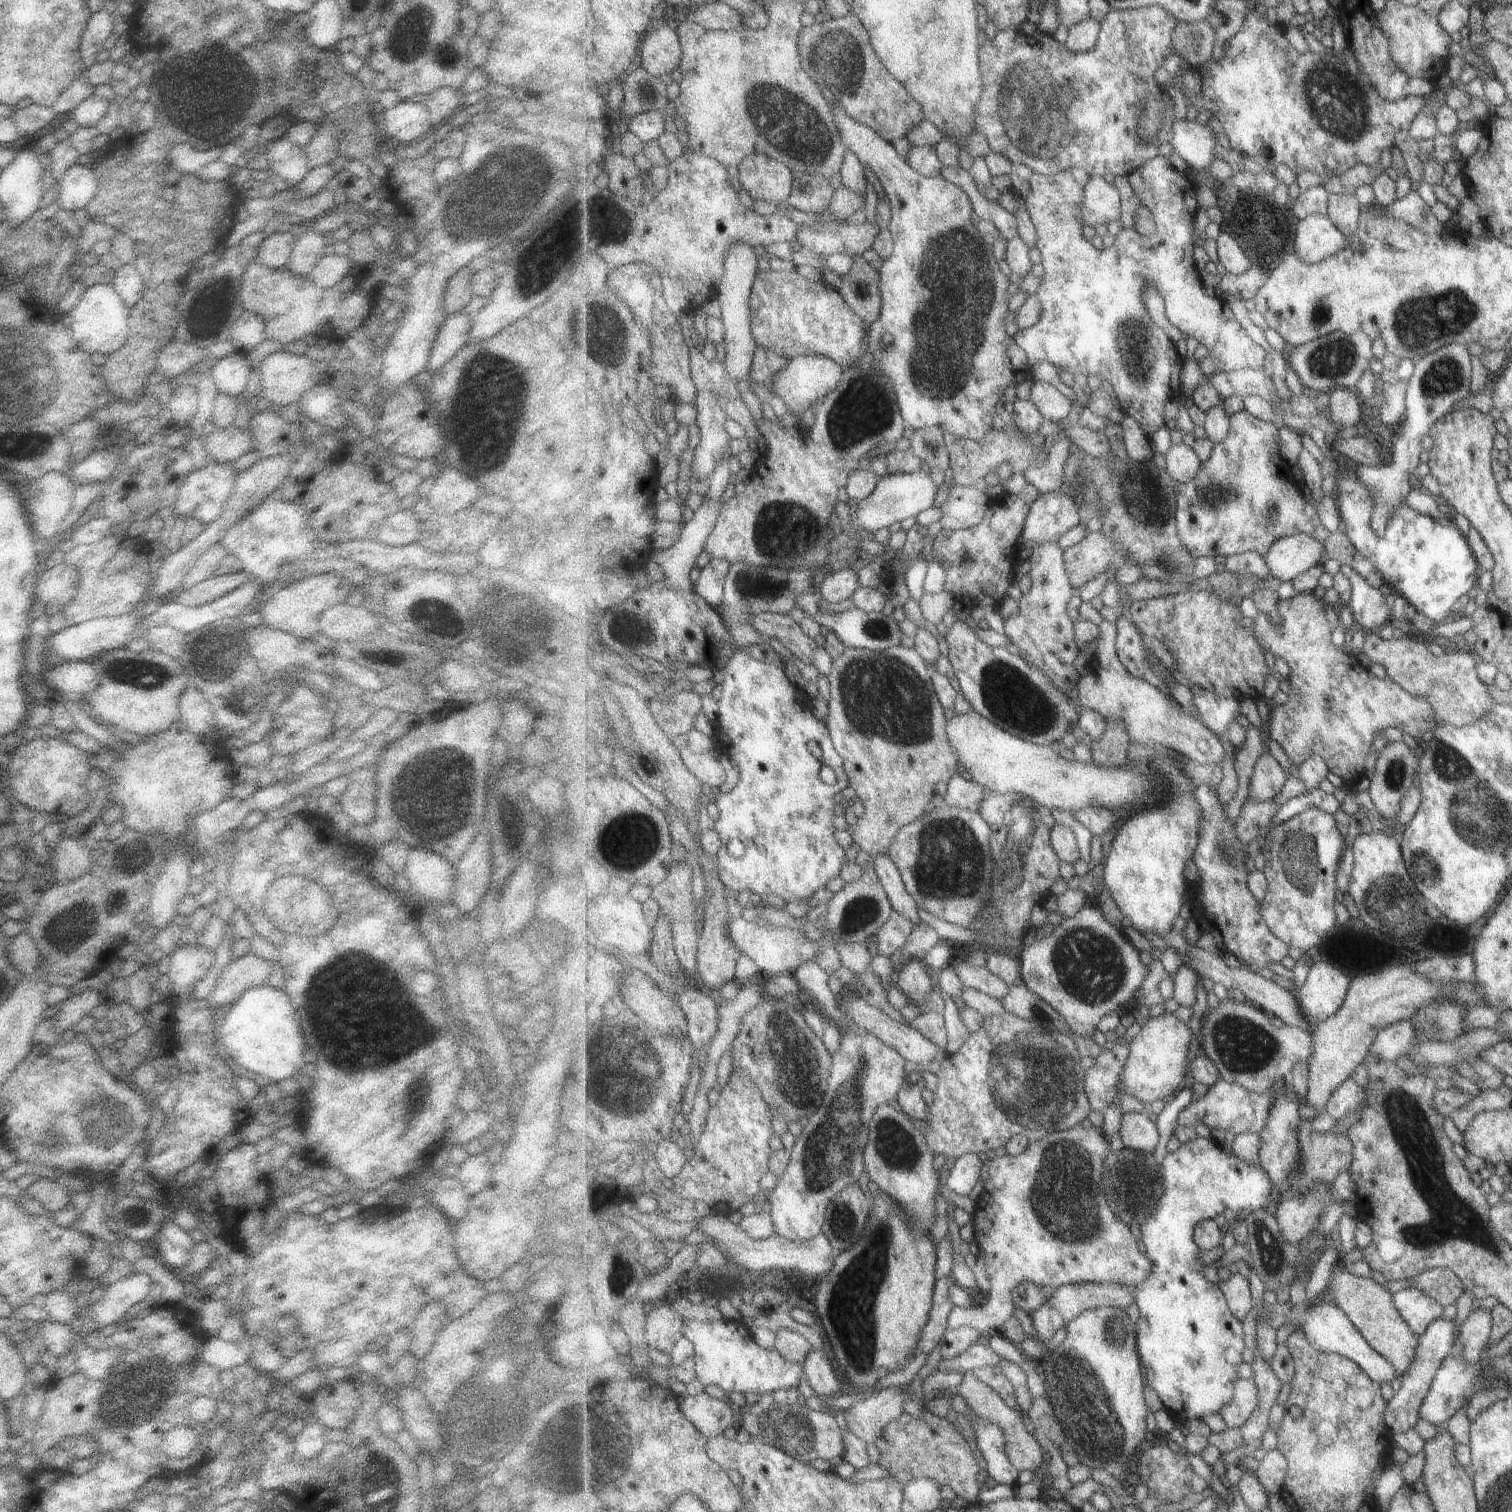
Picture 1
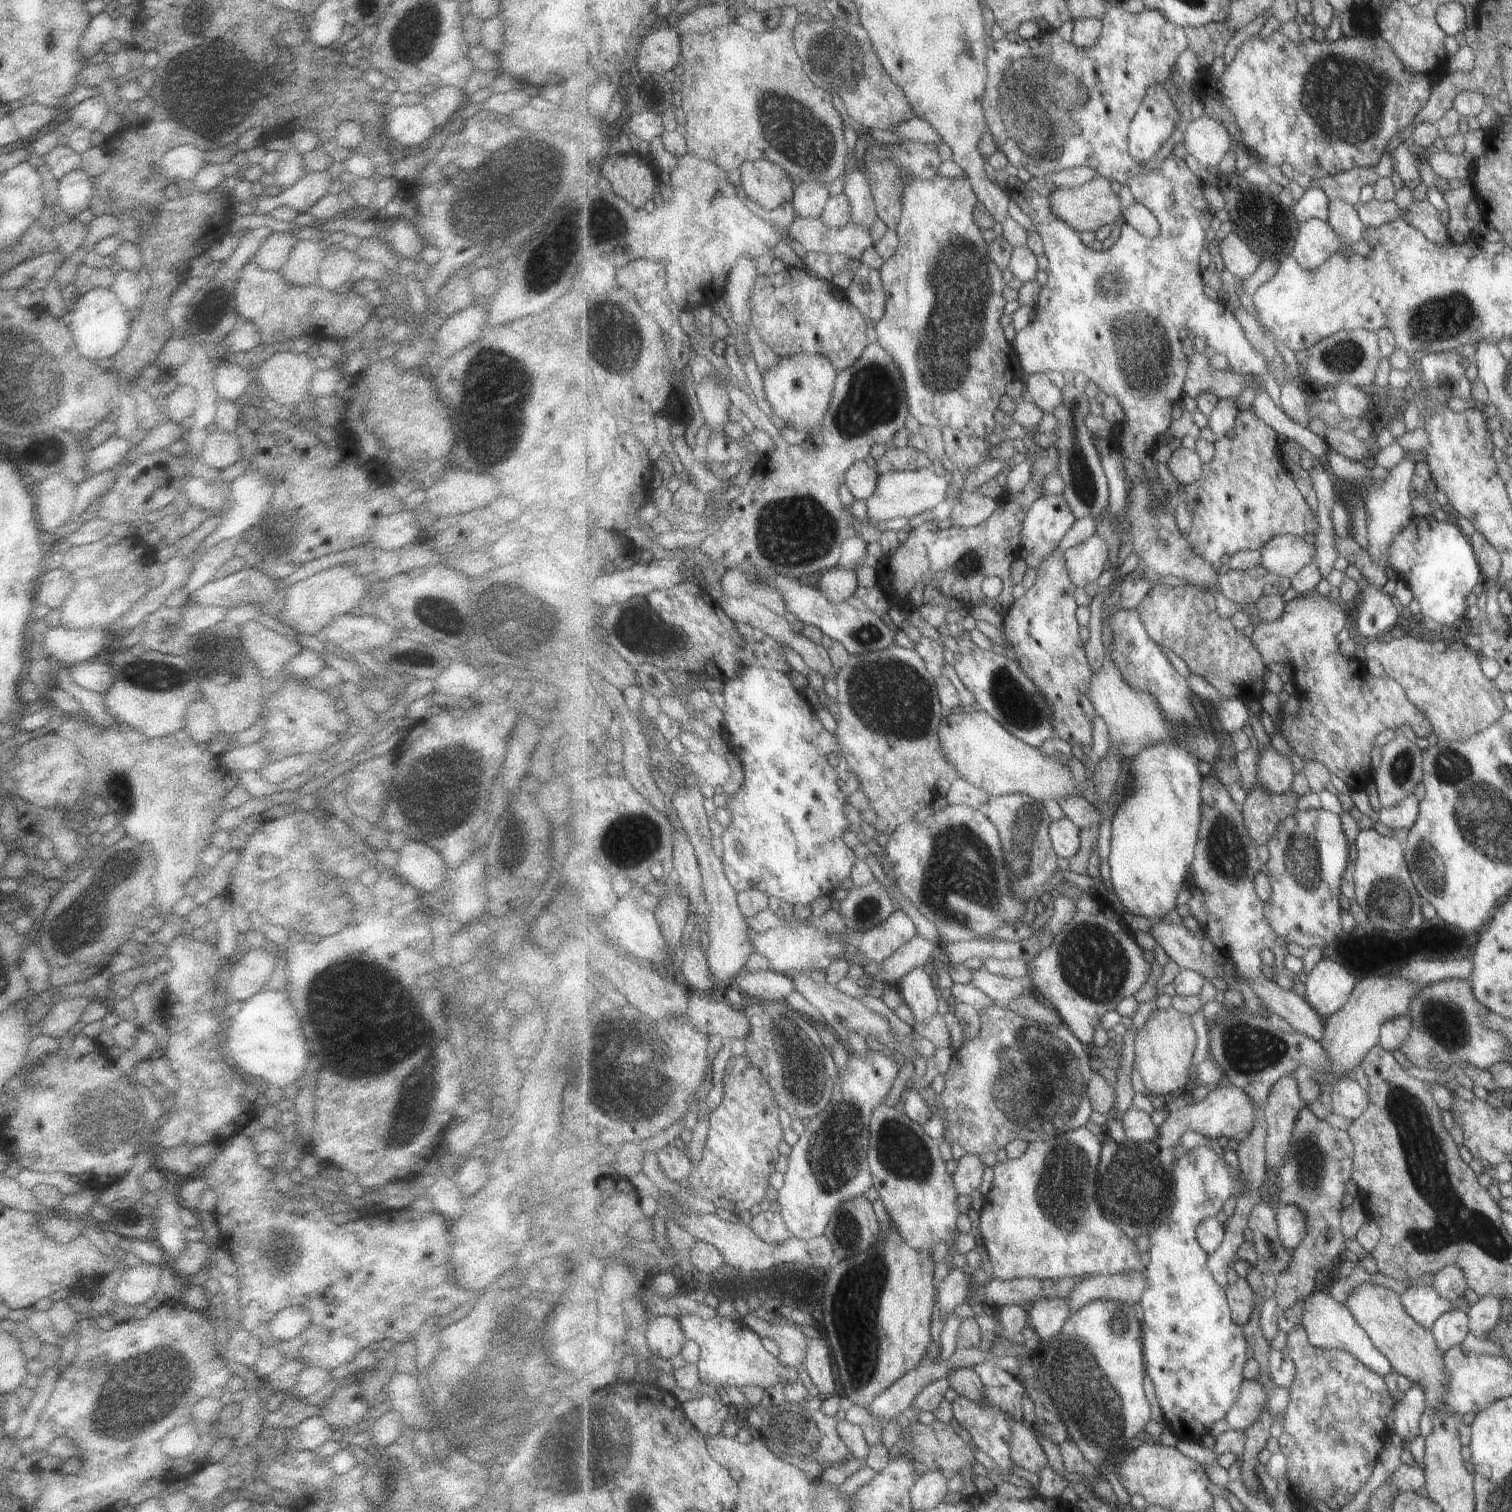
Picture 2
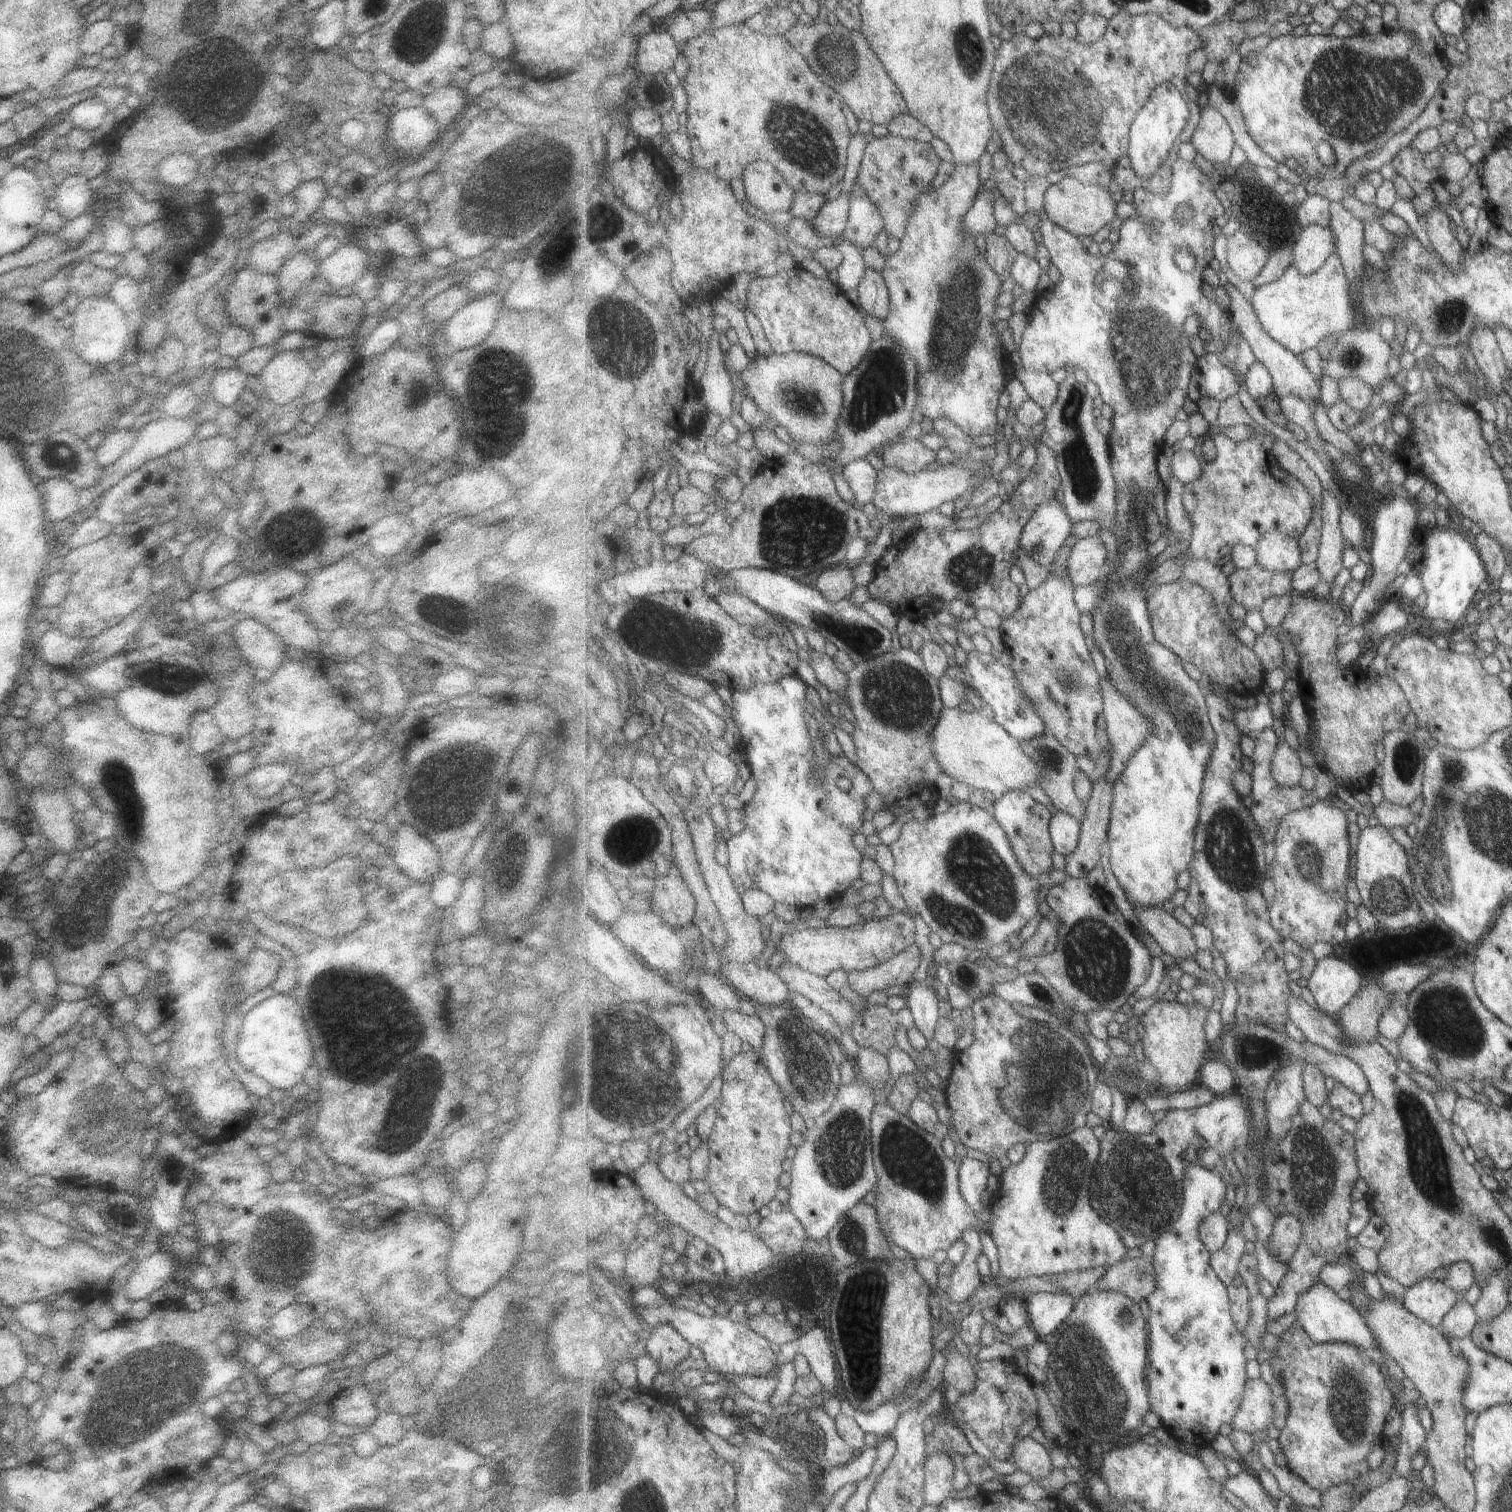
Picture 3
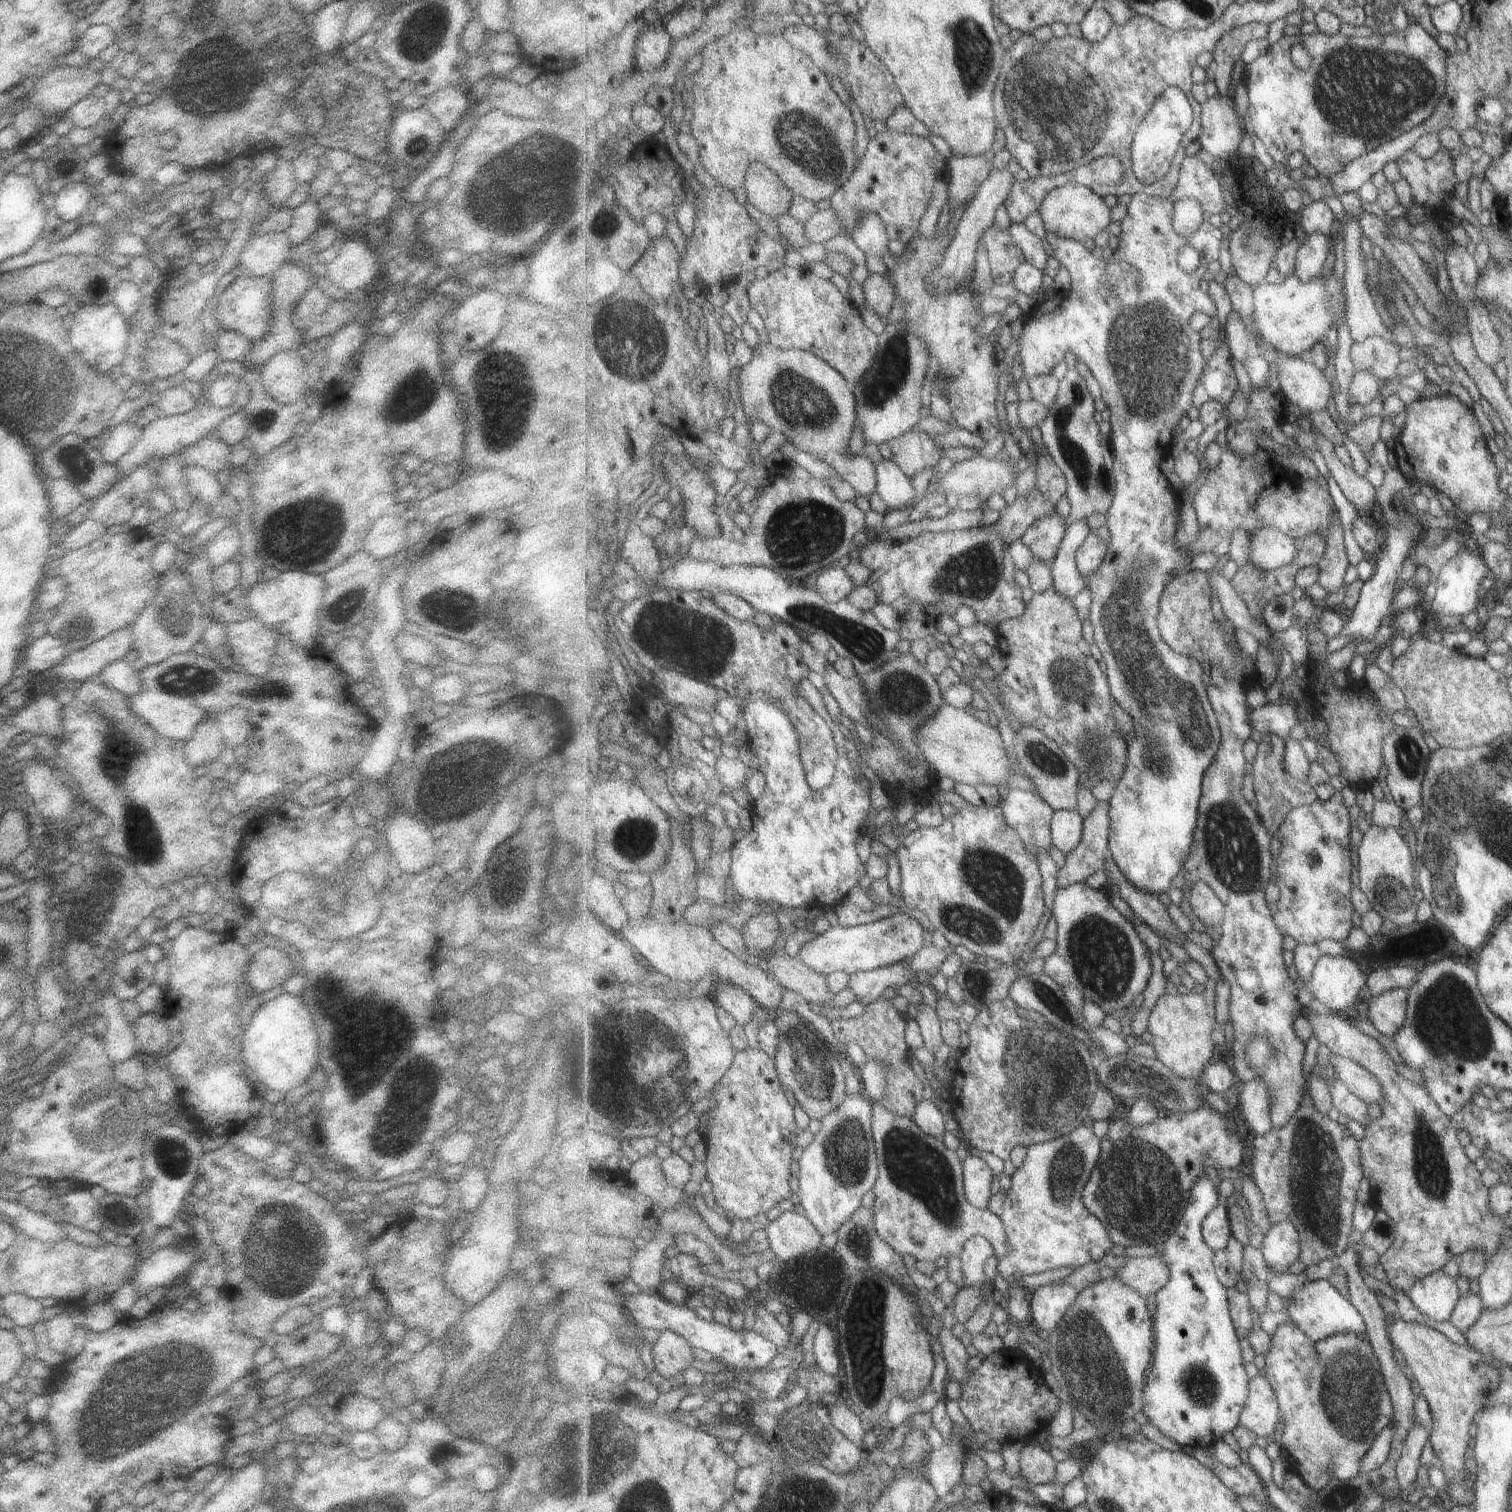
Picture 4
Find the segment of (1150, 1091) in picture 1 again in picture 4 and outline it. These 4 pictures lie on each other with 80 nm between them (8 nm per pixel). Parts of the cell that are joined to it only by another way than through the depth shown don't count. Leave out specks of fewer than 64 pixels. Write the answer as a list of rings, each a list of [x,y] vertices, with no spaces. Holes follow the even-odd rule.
[[[1213,985],[1207,990],[1186,994],[1165,993],[1152,1008],[1147,1031],[1152,1035],[1151,1045],[1163,1066],[1168,1066],[1180,1079],[1196,1079],[1203,1074],[1215,1052],[1215,993]]]

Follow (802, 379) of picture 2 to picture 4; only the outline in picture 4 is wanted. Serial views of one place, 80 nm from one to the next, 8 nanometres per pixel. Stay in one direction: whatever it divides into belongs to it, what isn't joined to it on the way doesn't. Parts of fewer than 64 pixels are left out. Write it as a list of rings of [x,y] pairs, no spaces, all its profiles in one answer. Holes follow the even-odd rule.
[[[769,342],[757,344],[754,353],[755,358],[747,366],[739,368],[739,393],[745,415],[764,423],[772,432],[780,432],[798,450],[807,452],[811,458],[834,468],[839,478],[855,490],[858,499],[862,497],[868,500],[876,491],[878,483],[874,462],[863,452],[851,454],[840,449],[840,445],[851,440],[856,426],[858,414],[854,387],[833,365],[812,352],[796,348],[782,349]]]

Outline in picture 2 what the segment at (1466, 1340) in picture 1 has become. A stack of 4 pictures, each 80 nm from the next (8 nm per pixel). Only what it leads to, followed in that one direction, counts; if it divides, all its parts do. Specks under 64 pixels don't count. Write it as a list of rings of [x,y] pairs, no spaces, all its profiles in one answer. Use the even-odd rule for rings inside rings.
[[[1485,1295],[1470,1306],[1468,1315],[1470,1318],[1470,1333],[1475,1337],[1485,1340],[1484,1336],[1495,1326],[1500,1318],[1499,1309],[1501,1297]]]

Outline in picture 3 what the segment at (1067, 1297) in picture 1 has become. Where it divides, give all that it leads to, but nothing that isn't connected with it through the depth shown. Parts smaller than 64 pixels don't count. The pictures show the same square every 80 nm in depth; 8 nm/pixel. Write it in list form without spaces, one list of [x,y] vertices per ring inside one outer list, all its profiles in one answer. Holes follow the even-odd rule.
[[[1137,1256],[1119,1261],[1111,1267],[1087,1293],[1095,1291],[1117,1291],[1133,1300],[1146,1302],[1157,1290],[1158,1274],[1151,1257]]]

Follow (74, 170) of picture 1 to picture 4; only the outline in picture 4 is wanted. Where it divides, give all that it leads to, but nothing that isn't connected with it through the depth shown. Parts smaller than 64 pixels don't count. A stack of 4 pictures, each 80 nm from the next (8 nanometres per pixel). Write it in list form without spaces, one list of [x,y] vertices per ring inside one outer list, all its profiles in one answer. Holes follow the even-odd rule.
[[[67,183],[54,195],[54,214],[65,222],[79,219],[91,200],[92,187],[85,183]]]

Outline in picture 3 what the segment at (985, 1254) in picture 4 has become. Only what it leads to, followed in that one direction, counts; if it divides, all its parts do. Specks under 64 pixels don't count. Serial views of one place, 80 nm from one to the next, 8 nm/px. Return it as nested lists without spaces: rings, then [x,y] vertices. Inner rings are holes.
[[[968,1229],[963,1238],[966,1253],[963,1260],[954,1266],[950,1275],[950,1287],[945,1291],[948,1298],[958,1304],[966,1300],[975,1289],[985,1281],[978,1267],[978,1258],[983,1255],[983,1244],[979,1233],[975,1229]]]

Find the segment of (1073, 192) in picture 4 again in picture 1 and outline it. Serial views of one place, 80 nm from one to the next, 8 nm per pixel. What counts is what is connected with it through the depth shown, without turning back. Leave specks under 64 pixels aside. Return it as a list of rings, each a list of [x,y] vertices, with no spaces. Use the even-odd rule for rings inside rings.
[[[1093,175],[1084,190],[1080,216],[1084,225],[1106,225],[1112,220],[1119,220],[1122,215],[1122,196],[1115,184],[1109,184],[1101,175]]]

